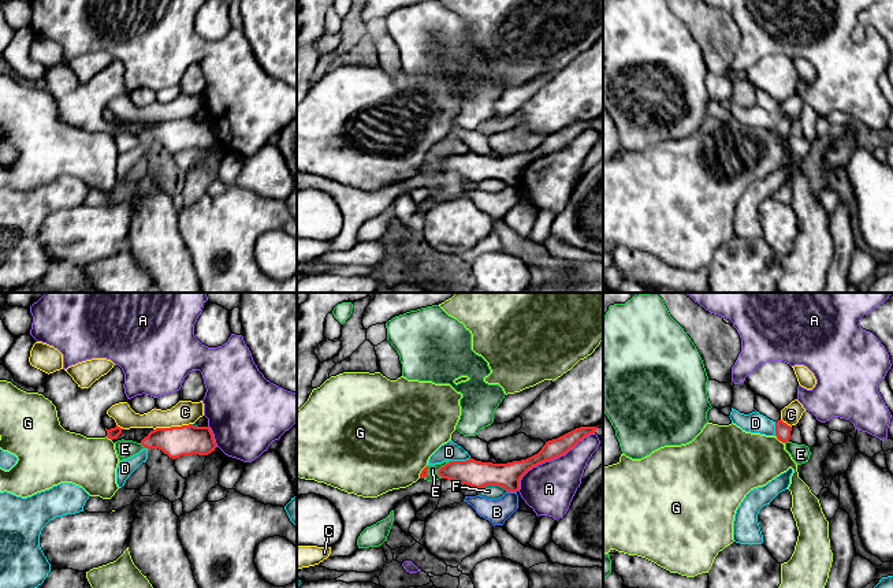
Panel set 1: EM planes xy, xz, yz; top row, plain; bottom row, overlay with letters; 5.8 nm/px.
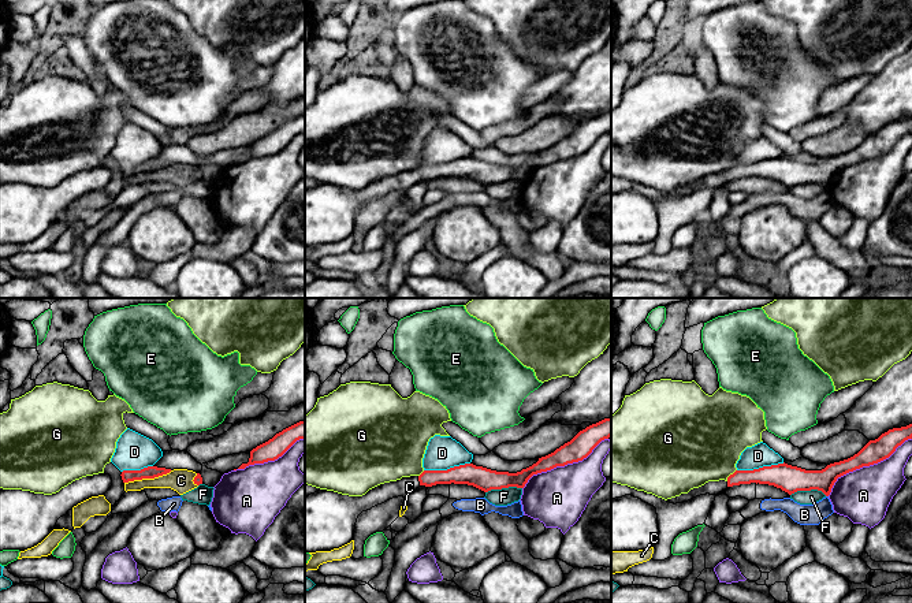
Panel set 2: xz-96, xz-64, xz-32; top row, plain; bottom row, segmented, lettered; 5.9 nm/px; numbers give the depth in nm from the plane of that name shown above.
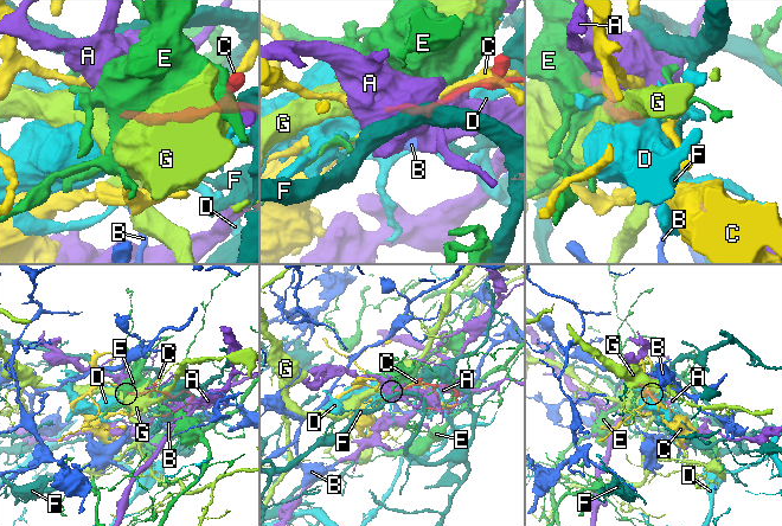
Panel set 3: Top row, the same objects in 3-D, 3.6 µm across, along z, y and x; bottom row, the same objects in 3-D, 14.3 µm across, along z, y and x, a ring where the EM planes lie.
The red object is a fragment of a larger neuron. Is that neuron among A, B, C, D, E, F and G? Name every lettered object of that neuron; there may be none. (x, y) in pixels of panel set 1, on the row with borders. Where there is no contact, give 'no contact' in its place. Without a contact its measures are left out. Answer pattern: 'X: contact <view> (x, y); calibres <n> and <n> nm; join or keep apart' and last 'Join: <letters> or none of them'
A: contact xz (551, 458); calibres 130 and 300 nm; keep apart
B: contact xz (512, 491); calibres 160 and 150 nm; keep apart
C: contact xy (171, 427); calibres 180 and 140 nm; keep apart
D: contact xz (460, 461); calibres 160 and 110 nm; keep apart
E: contact xz (441, 468); calibres 160 and 60 nm; keep apart
F: contact xz (492, 484); calibres 160 and 80 nm; keep apart
G: contact yz (780, 440); calibres 100 and 340 nm; keep apart
Join: none of them

